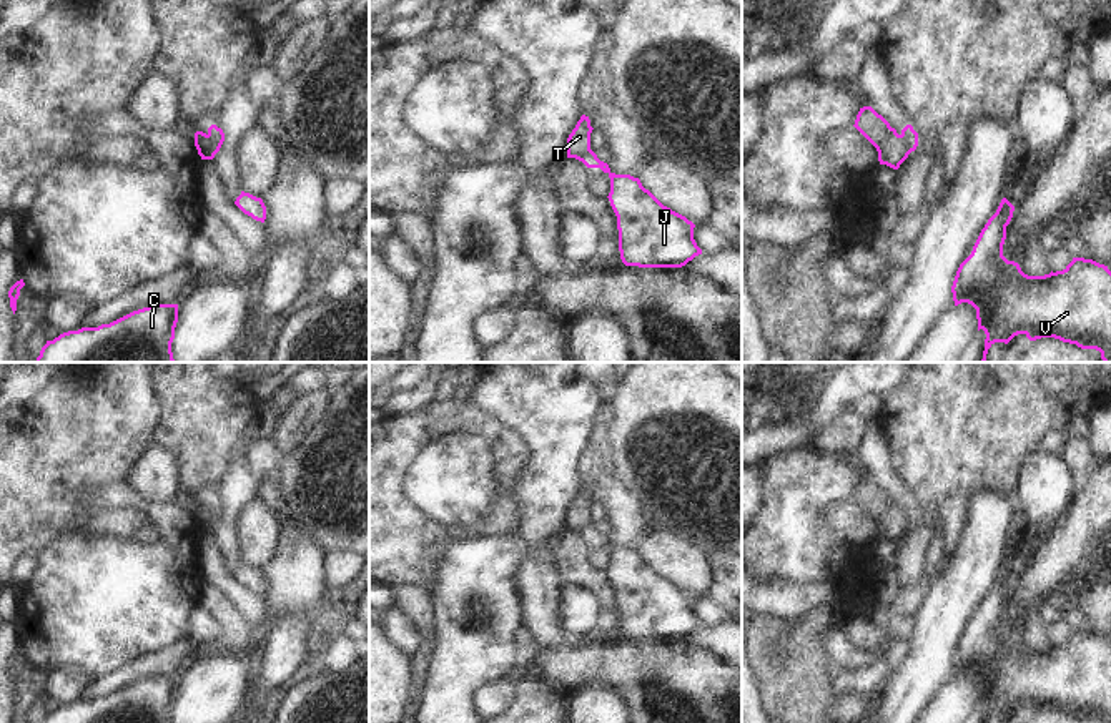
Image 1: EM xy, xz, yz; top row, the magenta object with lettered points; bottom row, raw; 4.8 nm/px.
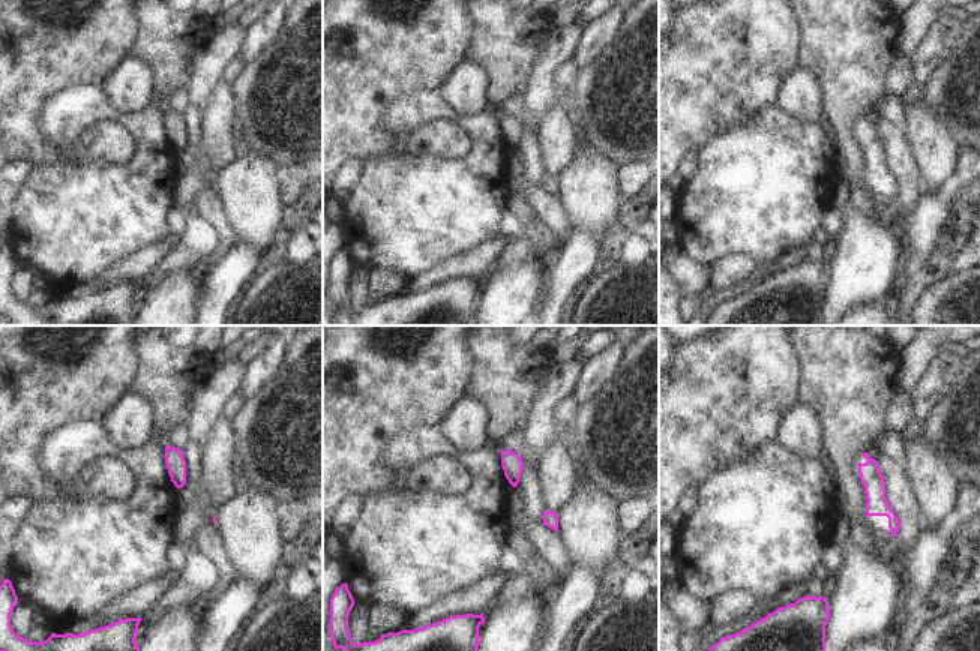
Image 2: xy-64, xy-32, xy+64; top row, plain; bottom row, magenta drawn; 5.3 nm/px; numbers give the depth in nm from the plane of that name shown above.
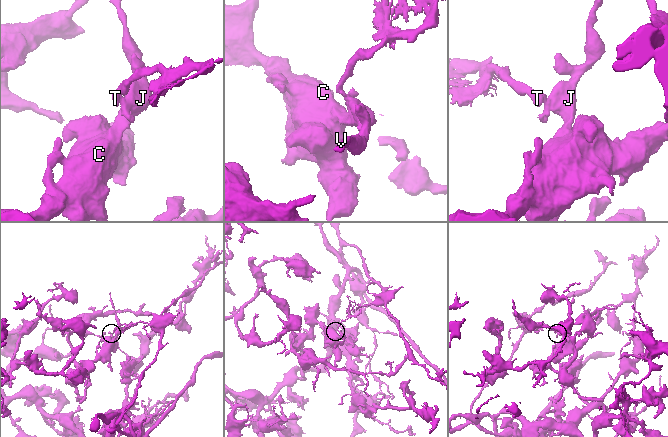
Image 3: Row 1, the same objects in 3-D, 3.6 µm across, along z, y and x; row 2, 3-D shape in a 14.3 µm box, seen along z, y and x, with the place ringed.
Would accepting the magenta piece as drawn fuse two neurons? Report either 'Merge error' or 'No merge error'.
Merge error.

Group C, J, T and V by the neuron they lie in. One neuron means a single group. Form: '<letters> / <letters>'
C J V / T

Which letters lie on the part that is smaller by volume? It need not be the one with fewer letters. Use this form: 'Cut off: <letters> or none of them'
Cut off: T.

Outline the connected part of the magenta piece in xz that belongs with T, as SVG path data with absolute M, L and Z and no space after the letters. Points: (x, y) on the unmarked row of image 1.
M582 487L577 494L575 500L567 510L567 530L582 532L587 525L590 525L590 505L592 505L589 489Z

